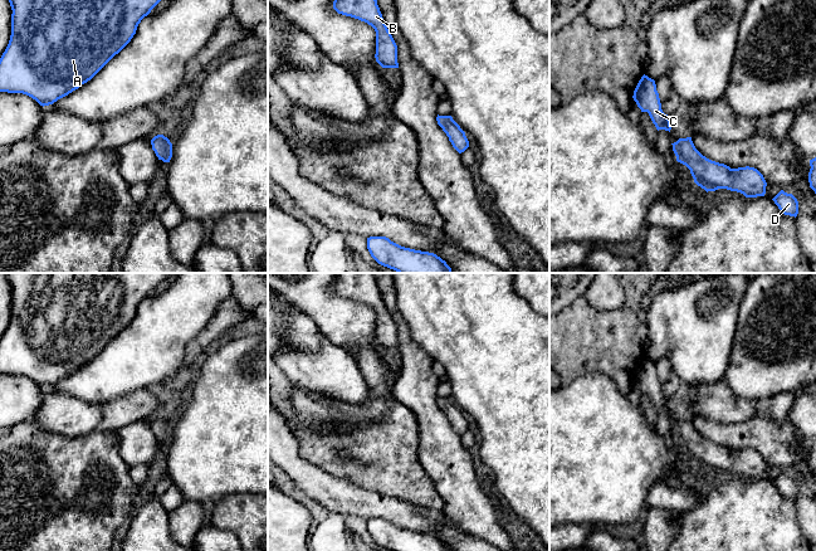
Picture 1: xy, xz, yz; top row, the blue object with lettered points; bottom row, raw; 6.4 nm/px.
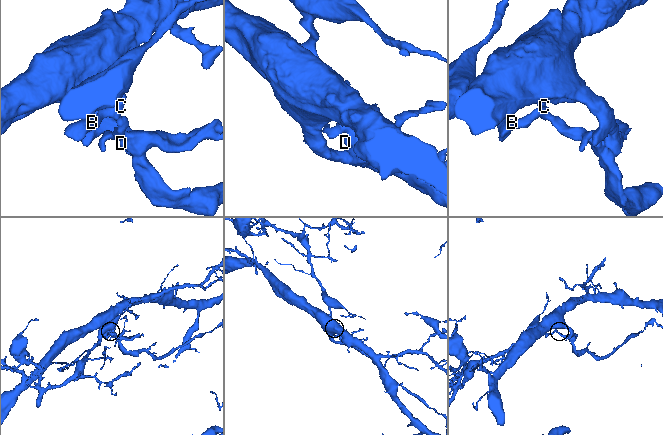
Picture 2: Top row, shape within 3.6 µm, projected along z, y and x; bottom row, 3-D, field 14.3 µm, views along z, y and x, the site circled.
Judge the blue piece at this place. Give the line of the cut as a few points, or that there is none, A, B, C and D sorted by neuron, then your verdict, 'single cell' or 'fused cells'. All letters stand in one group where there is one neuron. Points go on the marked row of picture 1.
cut in yz along (683, 139), (680, 151), (677, 155), (679, 161); A D / B C; fused cells

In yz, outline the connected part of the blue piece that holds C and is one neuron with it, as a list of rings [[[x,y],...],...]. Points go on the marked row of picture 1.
[[[644,74],[634,91],[632,98],[641,112],[649,113],[658,131],[665,130],[670,132],[670,120],[669,116],[661,109],[660,98],[654,79]]]

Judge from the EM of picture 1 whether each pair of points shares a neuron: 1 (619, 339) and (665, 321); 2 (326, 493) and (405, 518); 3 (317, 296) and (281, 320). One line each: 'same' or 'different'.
1: different
2: same
3: different

